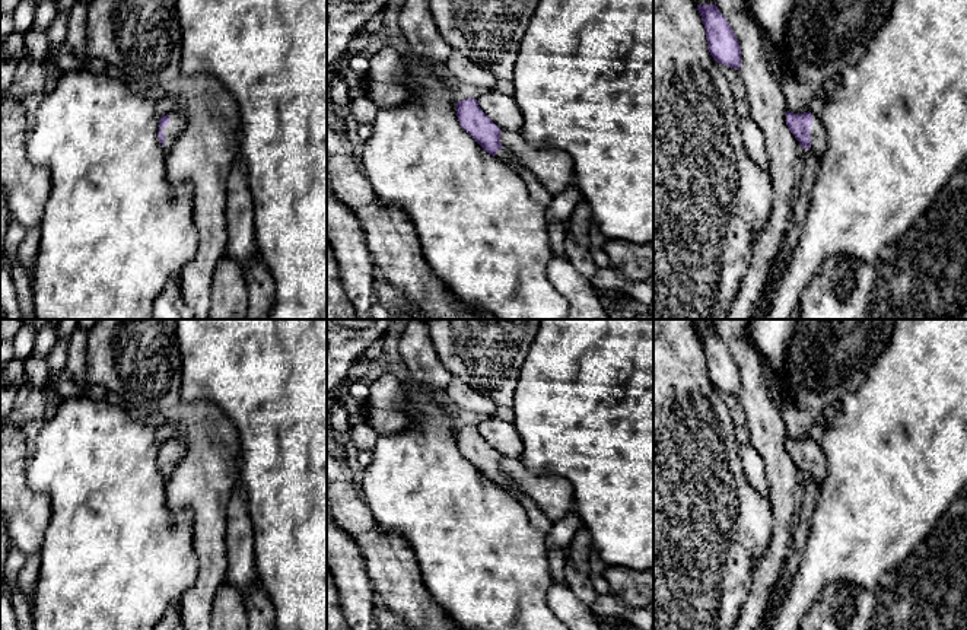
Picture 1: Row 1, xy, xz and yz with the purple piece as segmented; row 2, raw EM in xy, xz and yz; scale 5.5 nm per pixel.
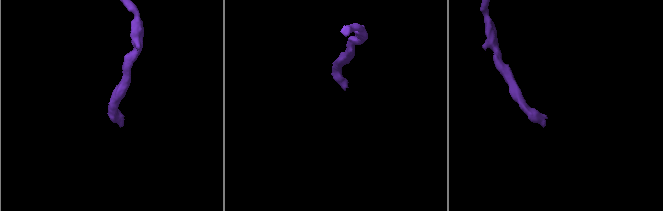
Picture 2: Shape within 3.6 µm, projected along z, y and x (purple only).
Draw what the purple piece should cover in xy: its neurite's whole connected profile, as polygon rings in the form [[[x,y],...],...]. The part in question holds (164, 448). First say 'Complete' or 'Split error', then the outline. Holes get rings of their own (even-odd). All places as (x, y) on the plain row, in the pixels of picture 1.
Split error. [[[175,439],[160,443],[158,464],[166,478],[172,475],[178,461],[184,456],[185,452],[185,445]]]

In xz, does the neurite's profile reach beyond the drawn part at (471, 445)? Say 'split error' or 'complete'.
split error

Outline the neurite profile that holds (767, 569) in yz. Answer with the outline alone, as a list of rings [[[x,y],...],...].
[[[715,319],[715,327],[739,369],[739,398],[747,414],[750,440],[764,461],[770,490],[772,541],[753,566],[751,591],[734,627],[758,630],[792,541],[804,474],[786,452],[785,421],[766,385],[763,362],[745,335],[745,319]]]

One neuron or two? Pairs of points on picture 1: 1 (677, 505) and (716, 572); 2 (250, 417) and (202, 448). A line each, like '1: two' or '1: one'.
1: one
2: two

